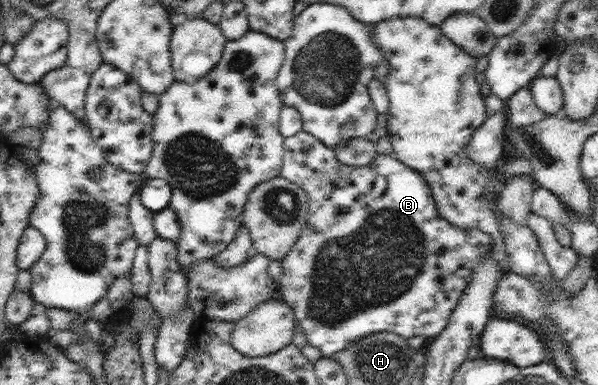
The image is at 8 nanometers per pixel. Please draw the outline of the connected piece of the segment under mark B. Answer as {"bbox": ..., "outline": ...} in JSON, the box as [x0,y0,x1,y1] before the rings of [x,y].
{"bbox":[277,131,494,358],"outline":[[[299,131],[292,137],[285,137],[283,143],[284,153],[280,176],[285,177],[290,183],[295,183],[304,188],[309,197],[309,210],[306,216],[306,225],[293,248],[283,257],[282,275],[277,279],[277,293],[293,310],[298,329],[305,335],[308,344],[318,347],[323,357],[334,358],[338,352],[354,345],[362,337],[372,333],[393,332],[406,340],[411,337],[422,336],[428,341],[438,336],[450,322],[454,307],[470,283],[474,268],[481,259],[489,255],[494,247],[494,239],[489,233],[481,229],[464,229],[456,227],[439,216],[435,199],[432,197],[431,187],[427,181],[411,167],[398,161],[393,155],[379,153],[377,158],[366,167],[354,167],[342,163],[333,149],[328,149],[322,141],[307,131]]]}

